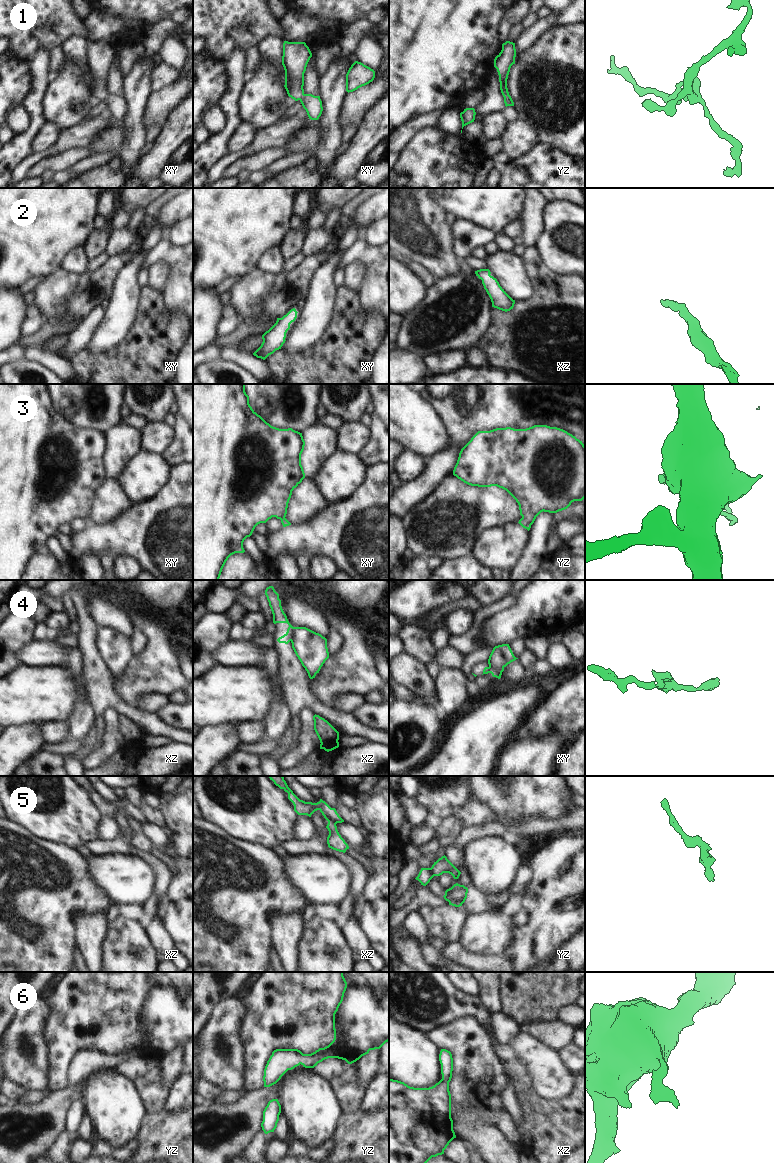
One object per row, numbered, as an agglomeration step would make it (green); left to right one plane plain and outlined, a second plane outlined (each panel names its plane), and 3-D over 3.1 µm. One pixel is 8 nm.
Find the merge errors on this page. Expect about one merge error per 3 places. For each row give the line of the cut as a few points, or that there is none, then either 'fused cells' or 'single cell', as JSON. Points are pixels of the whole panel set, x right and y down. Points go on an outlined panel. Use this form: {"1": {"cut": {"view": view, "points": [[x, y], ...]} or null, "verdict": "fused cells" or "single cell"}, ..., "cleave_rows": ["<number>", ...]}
{"1": {"cut": null, "verdict": "single cell"}, "2": {"cut": null, "verdict": "single cell"}, "3": {"cut": null, "verdict": "single cell"}, "4": {"cut": {"view": "xz", "points": [[295, 627], [290, 640]]}, "verdict": "fused cells"}, "5": {"cut": {"view": "xz", "points": [[328, 820], [336, 823]]}, "verdict": "fused cells"}, "6": {"cut": null, "verdict": "single cell"}, "cleave_rows": ["4", "5"]}

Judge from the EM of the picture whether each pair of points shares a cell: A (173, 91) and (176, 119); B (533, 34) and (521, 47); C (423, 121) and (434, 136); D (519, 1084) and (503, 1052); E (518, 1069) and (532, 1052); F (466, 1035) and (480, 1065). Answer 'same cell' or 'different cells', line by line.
A: different cells
B: same cell
C: different cells
D: same cell
E: different cells
F: same cell

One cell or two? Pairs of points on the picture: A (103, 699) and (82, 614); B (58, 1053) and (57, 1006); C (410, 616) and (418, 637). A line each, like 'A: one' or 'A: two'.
A: one
B: one
C: two

